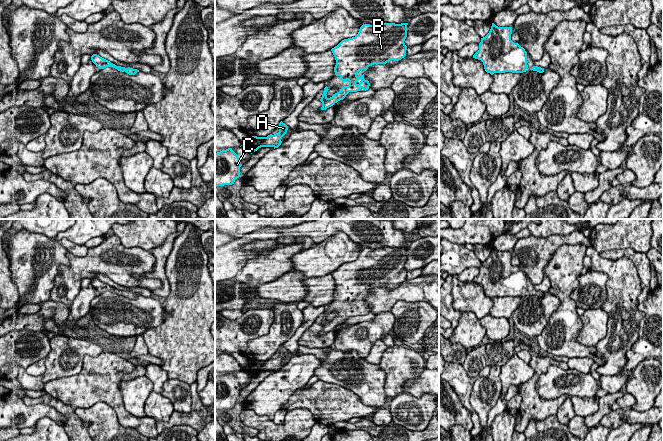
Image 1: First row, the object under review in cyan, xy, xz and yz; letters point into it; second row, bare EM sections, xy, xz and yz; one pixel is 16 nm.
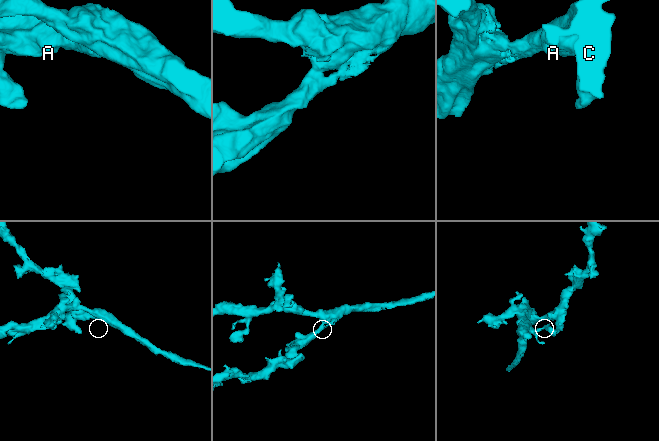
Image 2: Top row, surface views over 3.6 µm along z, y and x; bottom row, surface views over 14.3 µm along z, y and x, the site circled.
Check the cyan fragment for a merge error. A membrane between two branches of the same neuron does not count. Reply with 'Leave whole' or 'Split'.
Leave whole

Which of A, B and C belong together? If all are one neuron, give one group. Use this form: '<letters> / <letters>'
A B C

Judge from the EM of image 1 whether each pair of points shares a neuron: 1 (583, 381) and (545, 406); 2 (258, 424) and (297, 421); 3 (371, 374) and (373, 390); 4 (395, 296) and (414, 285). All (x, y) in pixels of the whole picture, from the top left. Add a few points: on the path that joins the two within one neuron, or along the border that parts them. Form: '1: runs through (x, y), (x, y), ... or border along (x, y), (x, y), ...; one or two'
1: border along (538, 391), (538, 394), (546, 399), (571, 395); two
2: runs through (268, 428), (287, 428); one
3: runs through (371, 378), (371, 386); one
4: runs through (400, 293), (409, 290); one

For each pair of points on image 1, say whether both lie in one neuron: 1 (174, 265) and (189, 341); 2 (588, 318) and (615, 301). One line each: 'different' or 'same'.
1: same
2: different

